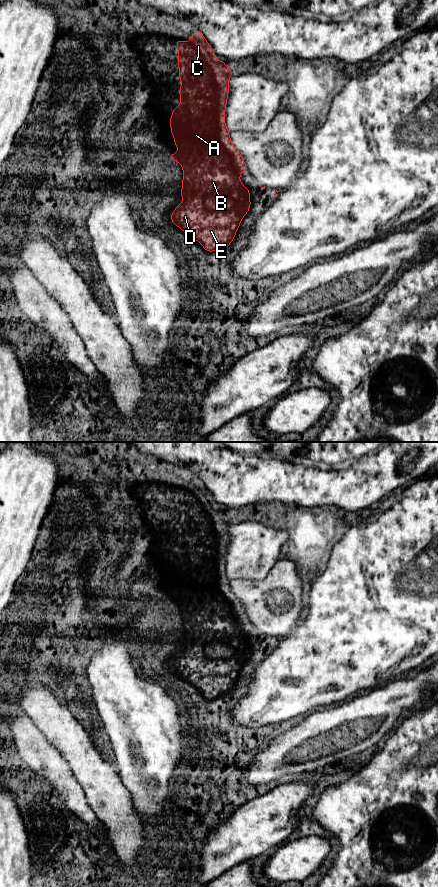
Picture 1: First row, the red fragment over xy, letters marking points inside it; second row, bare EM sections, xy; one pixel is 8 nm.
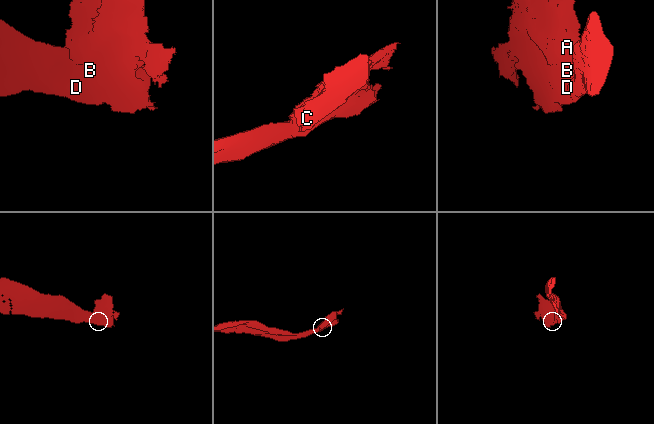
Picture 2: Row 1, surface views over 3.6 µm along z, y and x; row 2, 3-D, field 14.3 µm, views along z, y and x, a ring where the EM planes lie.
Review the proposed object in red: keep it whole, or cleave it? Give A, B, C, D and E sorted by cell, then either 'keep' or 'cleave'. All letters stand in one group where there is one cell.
A B C E / D; cleave

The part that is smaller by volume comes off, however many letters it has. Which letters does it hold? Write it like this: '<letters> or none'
A, B, C, E

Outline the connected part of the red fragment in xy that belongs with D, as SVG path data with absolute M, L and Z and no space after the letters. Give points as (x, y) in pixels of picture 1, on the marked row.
M183 178L181 184L183 200L171 213L170 221L202 245L205 207L201 204L200 184L192 178Z

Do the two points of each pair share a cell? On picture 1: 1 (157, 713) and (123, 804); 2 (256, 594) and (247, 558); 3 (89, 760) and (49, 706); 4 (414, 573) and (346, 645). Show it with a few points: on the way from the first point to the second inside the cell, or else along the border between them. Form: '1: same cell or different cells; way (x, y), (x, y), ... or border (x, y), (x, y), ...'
1: different cells; border (117, 771), (138, 813)
2: different cells; border (272, 566), (261, 579), (230, 581)
3: same cell; way (76, 747), (53, 719)
4: same cell; way (396, 591), (364, 627)

